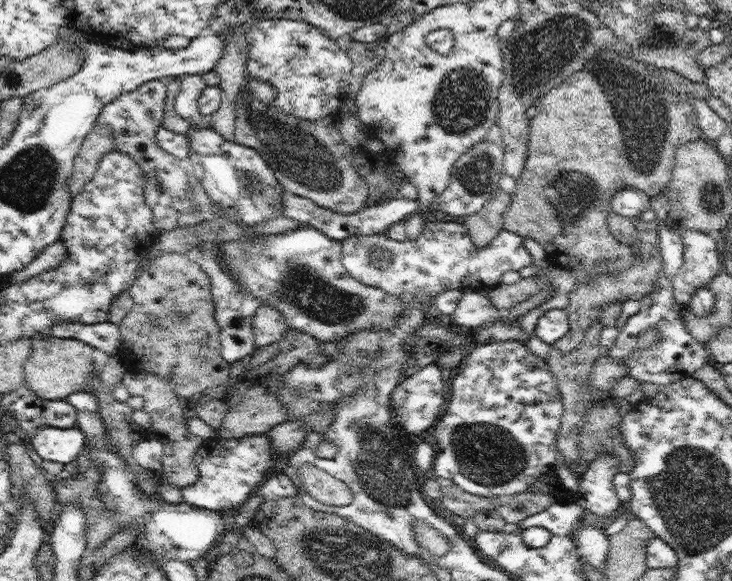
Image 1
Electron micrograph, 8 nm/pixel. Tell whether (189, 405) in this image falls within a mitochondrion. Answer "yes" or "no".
no

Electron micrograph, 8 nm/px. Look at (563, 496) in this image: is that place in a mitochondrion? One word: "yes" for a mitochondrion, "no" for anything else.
no

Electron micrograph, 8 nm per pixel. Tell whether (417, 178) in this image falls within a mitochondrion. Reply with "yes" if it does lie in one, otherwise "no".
no

